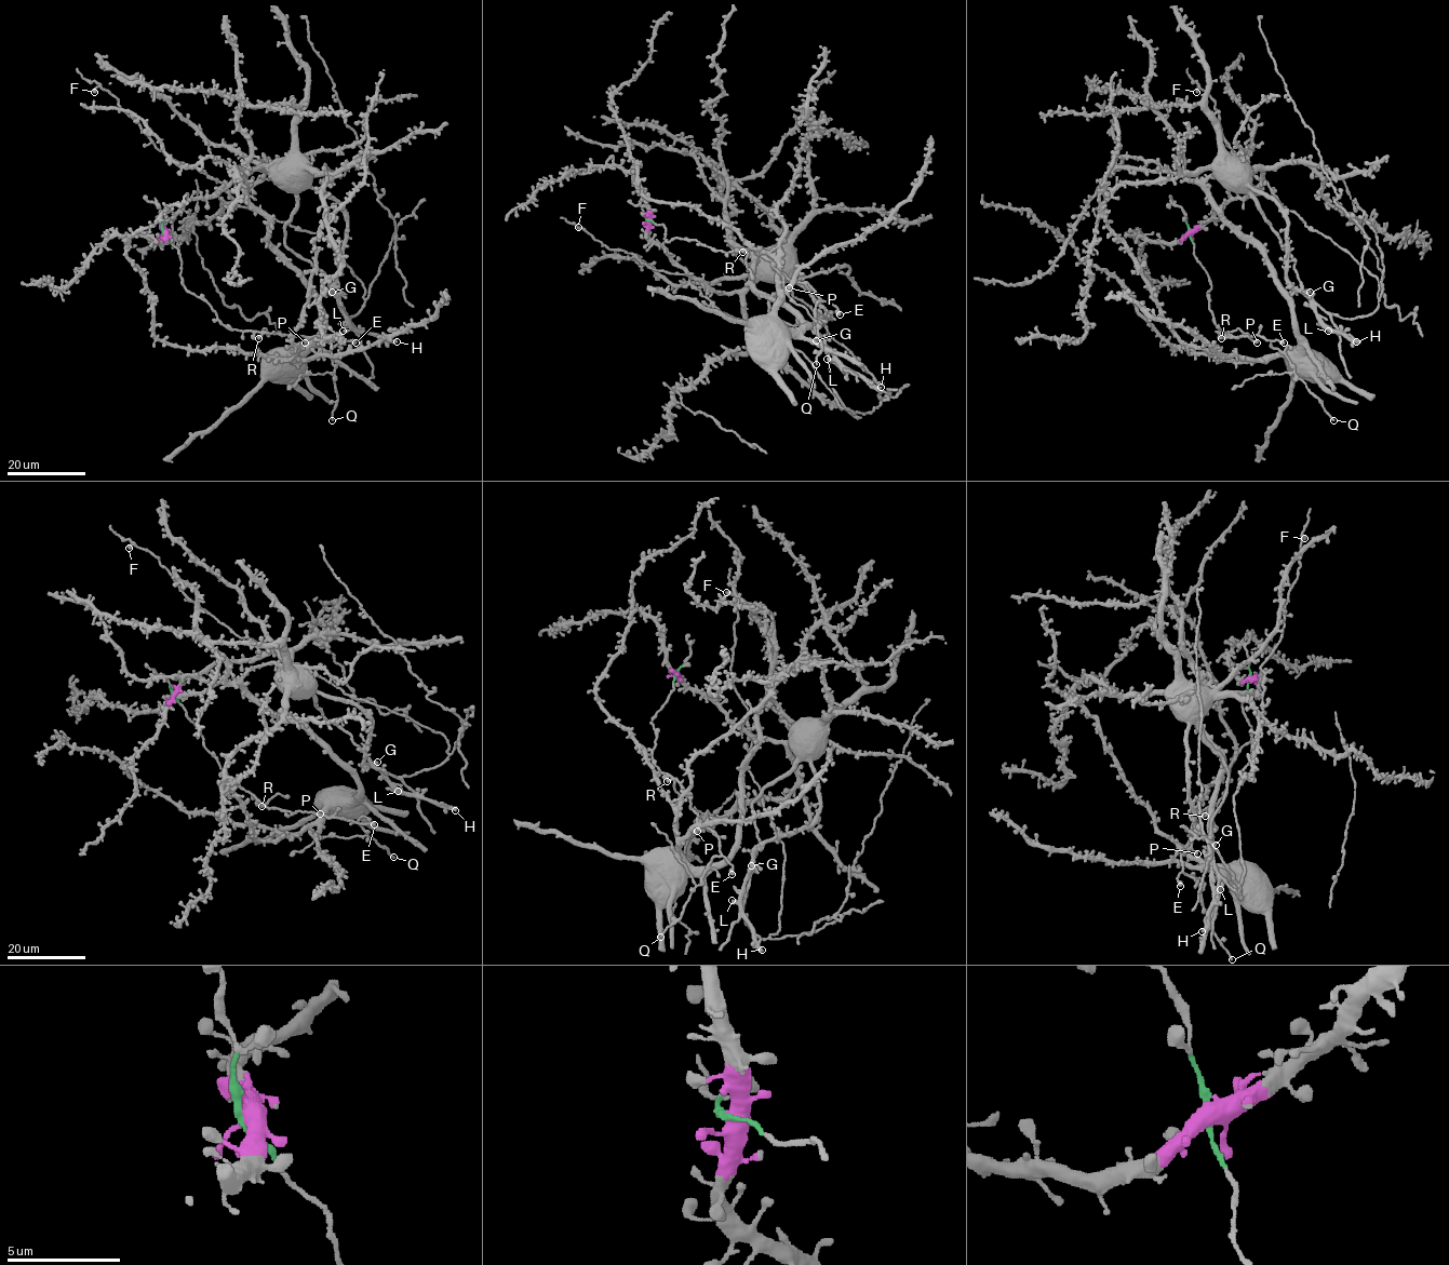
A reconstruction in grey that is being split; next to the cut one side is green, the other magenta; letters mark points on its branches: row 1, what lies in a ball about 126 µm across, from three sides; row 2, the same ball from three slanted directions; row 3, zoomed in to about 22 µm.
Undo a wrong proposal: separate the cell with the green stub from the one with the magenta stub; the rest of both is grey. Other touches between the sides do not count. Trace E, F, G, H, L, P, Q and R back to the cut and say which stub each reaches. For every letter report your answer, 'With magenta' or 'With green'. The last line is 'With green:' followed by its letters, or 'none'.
E: With green
F: With magenta
G: With magenta
H: With magenta
L: With magenta
P: With green
Q: With green
R: With green
With green: E, P, Q, R

